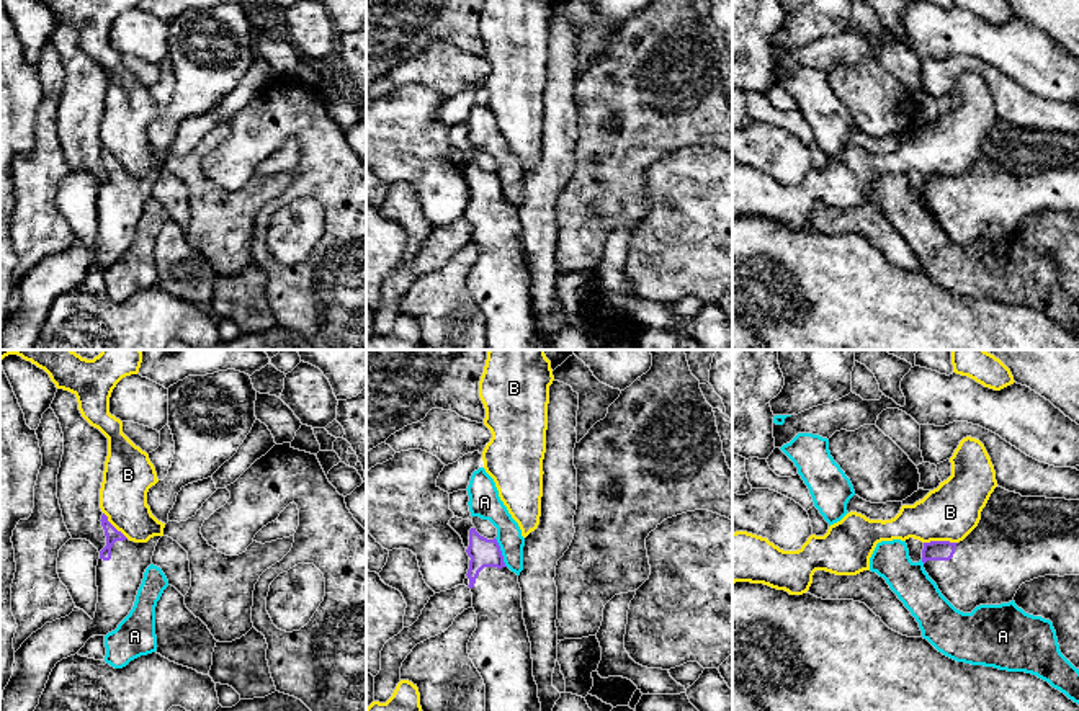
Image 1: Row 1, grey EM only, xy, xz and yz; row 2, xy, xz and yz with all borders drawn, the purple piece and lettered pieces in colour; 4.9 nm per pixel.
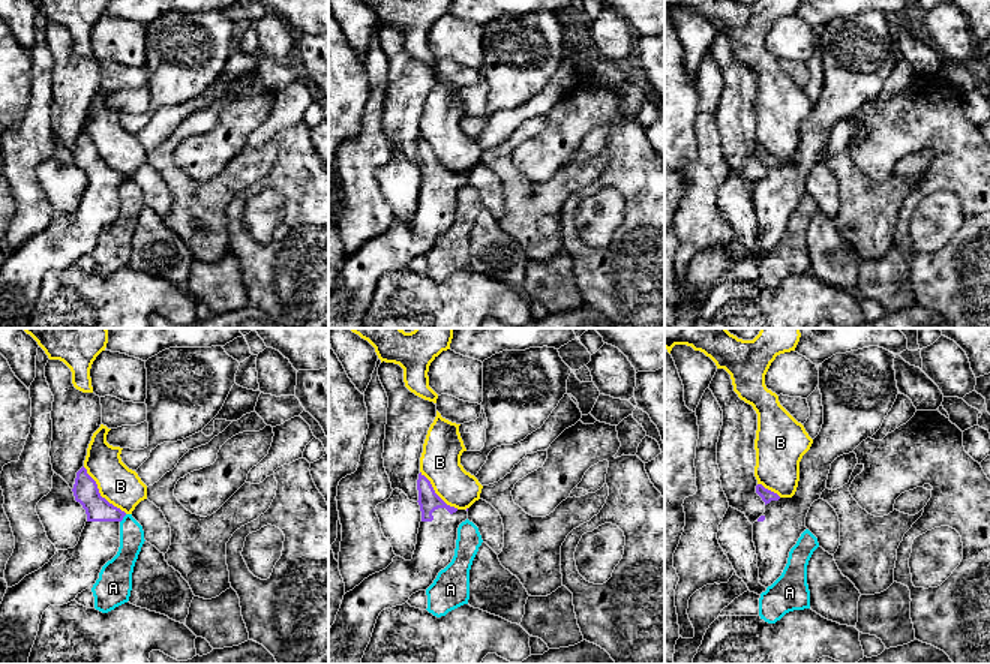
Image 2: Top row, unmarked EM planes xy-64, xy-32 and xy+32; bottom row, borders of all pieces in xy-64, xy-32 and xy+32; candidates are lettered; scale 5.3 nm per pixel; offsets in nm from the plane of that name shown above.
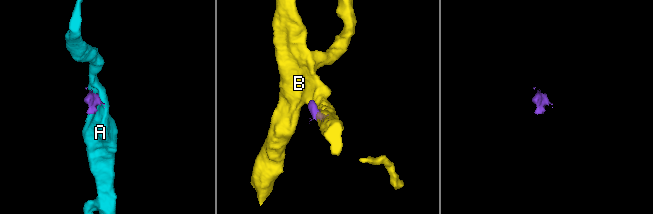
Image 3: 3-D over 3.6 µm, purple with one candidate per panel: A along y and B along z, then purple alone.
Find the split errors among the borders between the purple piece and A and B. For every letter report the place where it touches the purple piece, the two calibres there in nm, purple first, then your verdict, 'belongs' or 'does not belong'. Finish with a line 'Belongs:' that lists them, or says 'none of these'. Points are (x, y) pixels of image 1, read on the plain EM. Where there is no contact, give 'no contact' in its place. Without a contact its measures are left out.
A: xz (501, 187) | 140/140 nm | does not belong
B: yz (940, 175) | 100/280 nm | does not belong
Belongs: none of these

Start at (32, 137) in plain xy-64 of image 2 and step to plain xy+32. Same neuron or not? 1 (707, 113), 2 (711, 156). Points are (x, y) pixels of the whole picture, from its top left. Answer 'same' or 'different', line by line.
1: same
2: same

